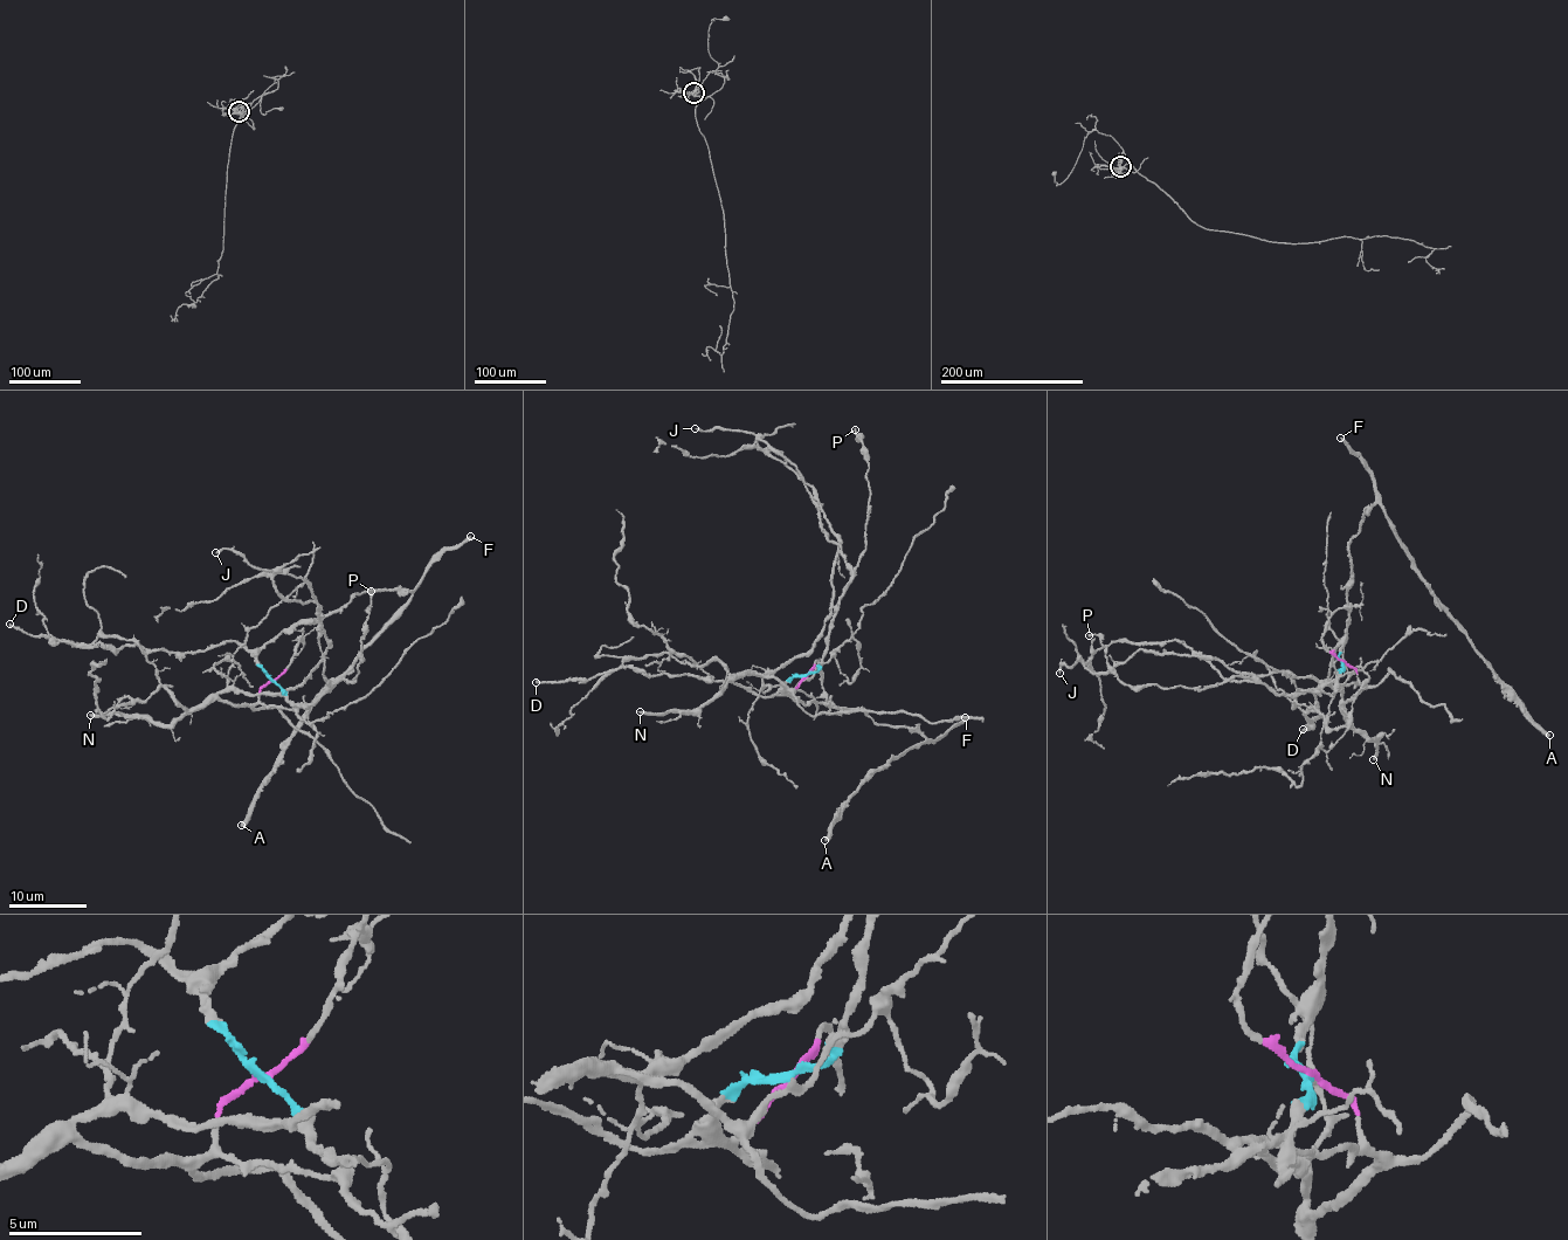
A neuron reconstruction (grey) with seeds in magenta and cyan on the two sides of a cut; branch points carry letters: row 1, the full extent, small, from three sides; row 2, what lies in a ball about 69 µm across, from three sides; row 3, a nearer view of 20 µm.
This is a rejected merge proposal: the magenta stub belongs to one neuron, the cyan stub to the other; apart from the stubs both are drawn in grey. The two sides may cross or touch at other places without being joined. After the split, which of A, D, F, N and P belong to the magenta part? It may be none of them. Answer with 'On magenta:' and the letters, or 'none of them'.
On magenta: N

